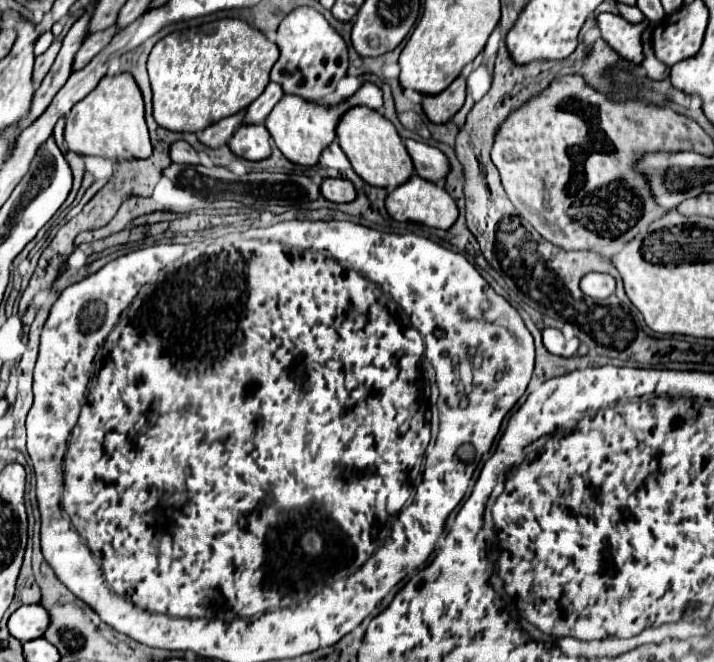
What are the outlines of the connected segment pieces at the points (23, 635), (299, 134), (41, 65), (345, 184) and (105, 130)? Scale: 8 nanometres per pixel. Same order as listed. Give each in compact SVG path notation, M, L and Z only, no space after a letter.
M23 605L9 617L7 629L15 639L25 643L41 637L47 625L49 625L49 615L41 605Z
M365 81L359 91L335 105L321 105L321 103L309 103L305 99L297 99L295 95L283 95L281 101L273 107L273 111L269 113L269 117L265 119L265 127L269 121L269 133L275 141L275 145L279 147L279 151L293 163L297 165L315 165L319 161L321 151L335 139L335 125L339 115L343 115L347 109L355 107L355 105L367 105L371 109L381 109L383 107L383 93L381 89L371 83Z
M53 41L53 45L35 57L35 67L33 67L33 81L35 83L41 83L41 79L47 75L47 71L51 69L57 53L59 53L59 47L61 47L61 41Z
M323 179L321 195L333 203L349 203L355 199L355 187L345 179Z
M119 73L119 75L105 75L99 85L79 103L73 105L73 109L67 115L67 123L65 123L65 141L67 147L75 153L81 155L97 155L97 157L105 157L105 159L145 159L151 155L153 147L149 141L149 133L147 133L147 123L145 123L145 113L143 113L143 97L141 91L133 79L133 75L129 73Z

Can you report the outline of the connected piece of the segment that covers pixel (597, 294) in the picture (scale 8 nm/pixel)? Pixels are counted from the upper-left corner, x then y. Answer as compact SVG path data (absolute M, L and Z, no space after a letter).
M587 273L581 279L581 291L593 299L605 299L615 291L615 277L609 273Z

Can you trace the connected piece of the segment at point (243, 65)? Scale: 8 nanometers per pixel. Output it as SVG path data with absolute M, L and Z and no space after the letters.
M217 19L217 21L211 21L211 23L203 23L201 27L197 29L187 29L187 31L173 31L169 35L165 35L159 43L155 43L155 47L151 49L149 53L149 59L147 59L147 69L149 69L149 79L151 79L151 87L153 87L153 117L157 123L161 123L161 127L165 129L171 129L171 131L179 131L179 133L197 133L213 123L217 123L219 119L223 117L229 117L229 115L235 115L237 111L241 111L243 107L249 107L261 93L263 89L267 87L269 83L269 71L271 67L275 65L275 61L279 59L279 47L269 41L259 29L251 27L249 23L241 21L241 19Z

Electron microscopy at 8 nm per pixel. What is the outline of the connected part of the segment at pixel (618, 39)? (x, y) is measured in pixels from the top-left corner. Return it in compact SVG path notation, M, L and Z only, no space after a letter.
M599 13L597 15L597 27L601 31L601 37L625 59L631 63L643 61L643 49L641 49L641 35L645 27L649 25L649 19L641 23L629 23L621 15L615 13Z

